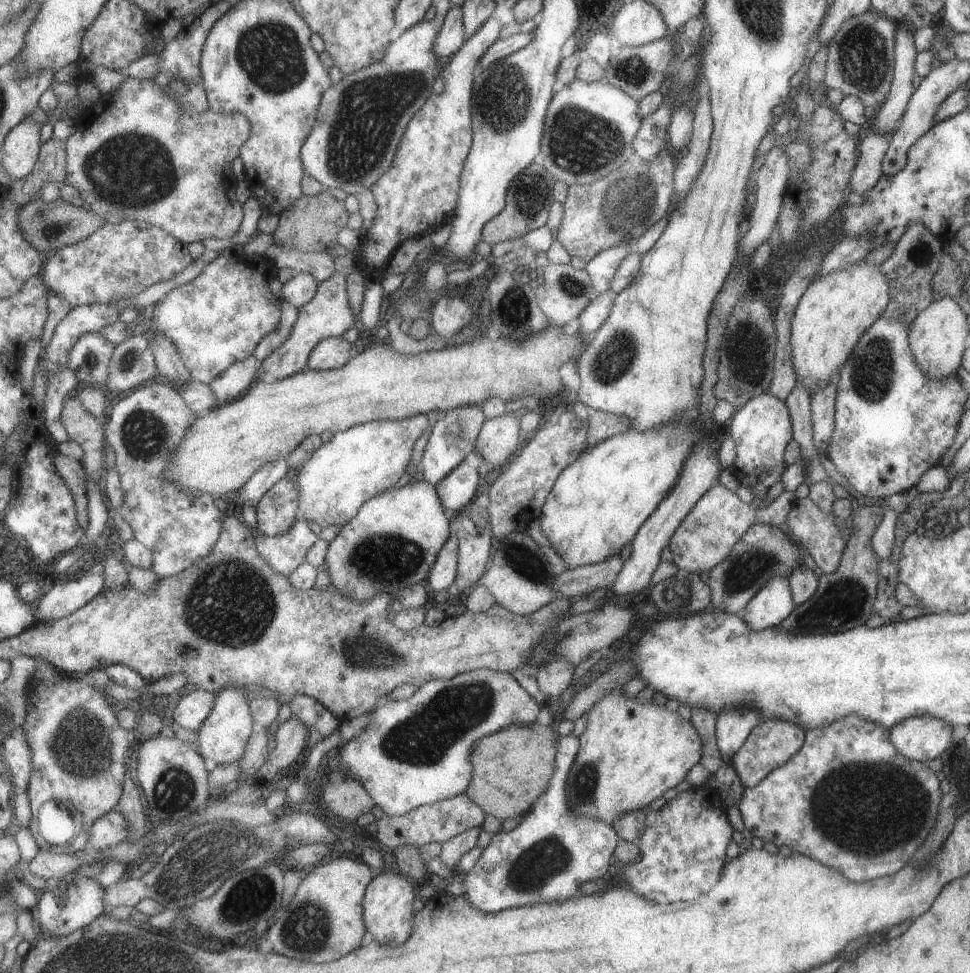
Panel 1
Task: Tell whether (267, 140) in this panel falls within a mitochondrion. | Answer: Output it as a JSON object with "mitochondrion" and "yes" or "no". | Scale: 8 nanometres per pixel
{"mitochondrion":"no"}

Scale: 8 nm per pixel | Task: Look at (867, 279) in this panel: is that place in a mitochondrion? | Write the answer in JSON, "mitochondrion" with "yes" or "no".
{"mitochondrion":"no"}

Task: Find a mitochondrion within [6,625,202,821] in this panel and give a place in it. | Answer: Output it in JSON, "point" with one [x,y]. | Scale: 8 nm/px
{"point":[84,747]}

